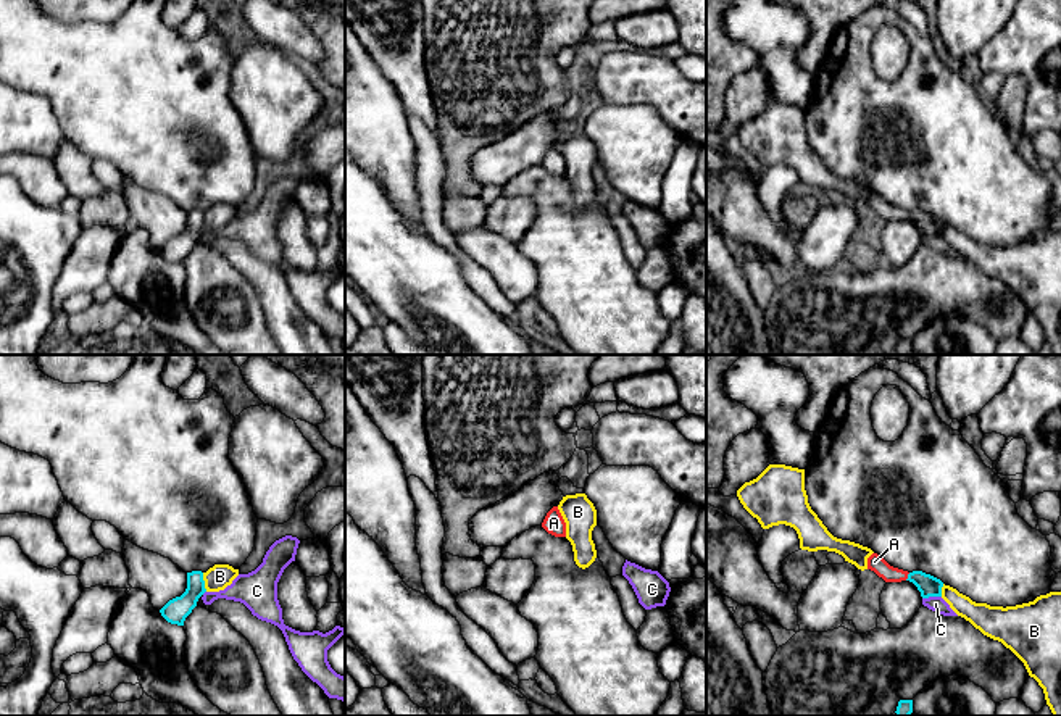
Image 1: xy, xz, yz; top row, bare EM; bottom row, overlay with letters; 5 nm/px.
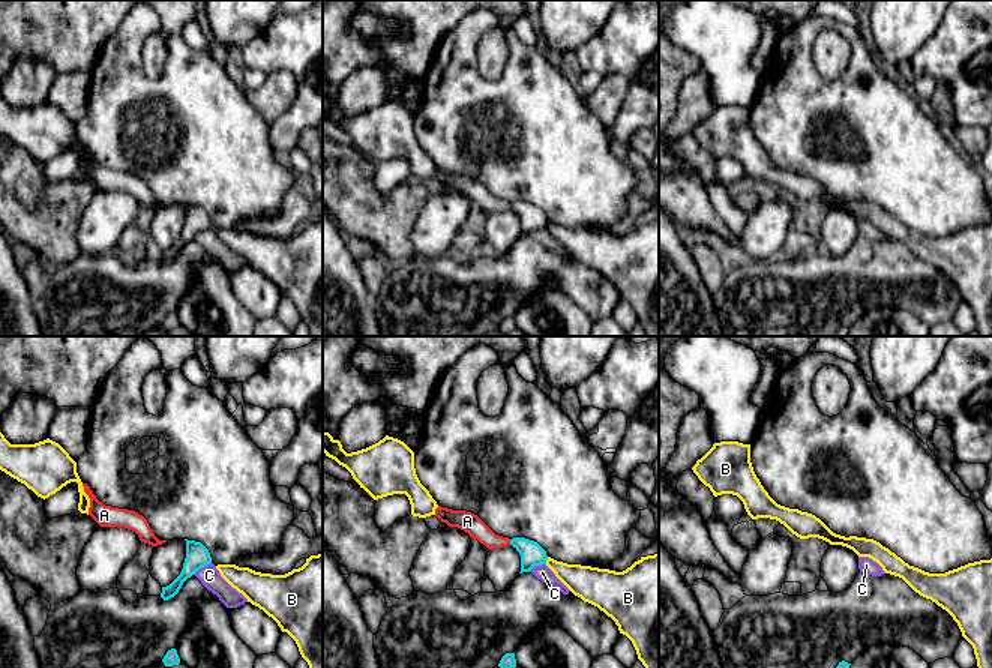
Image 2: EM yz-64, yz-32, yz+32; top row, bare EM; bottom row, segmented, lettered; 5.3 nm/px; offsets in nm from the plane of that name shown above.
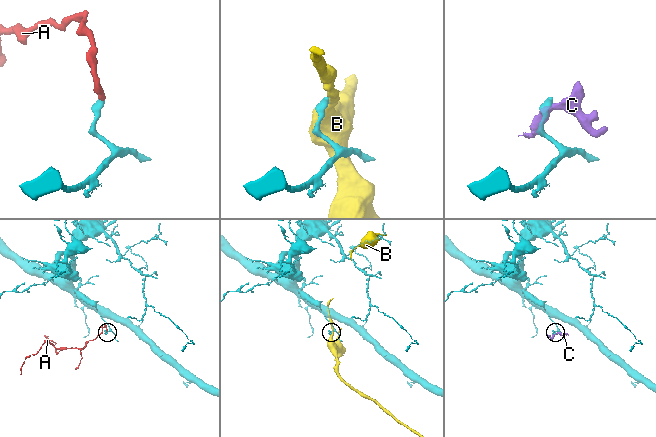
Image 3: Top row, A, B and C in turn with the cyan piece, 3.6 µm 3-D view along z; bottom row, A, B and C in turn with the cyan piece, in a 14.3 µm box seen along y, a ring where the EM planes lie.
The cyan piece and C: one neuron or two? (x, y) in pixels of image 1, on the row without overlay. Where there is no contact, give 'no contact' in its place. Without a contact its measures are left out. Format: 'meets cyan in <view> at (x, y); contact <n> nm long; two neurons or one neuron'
meets cyan in yz at (931, 234); contact 100 nm long; two neurons

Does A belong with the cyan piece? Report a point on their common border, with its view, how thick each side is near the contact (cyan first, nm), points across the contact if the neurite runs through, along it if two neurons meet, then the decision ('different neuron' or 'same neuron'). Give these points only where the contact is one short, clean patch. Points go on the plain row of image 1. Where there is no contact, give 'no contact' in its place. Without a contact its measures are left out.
meets cyan in yz at (908, 215); 110 nm thick on the cyan side, 80 nm on the other; runs through yz (929, 224), (908, 215), (889, 213), (874, 200); same neuron

